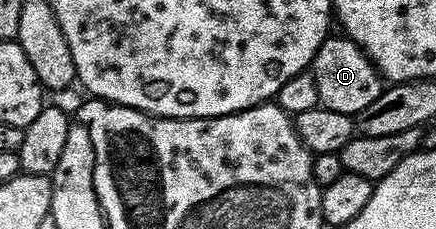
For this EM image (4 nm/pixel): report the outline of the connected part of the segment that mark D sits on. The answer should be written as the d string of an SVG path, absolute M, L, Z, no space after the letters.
M329 35L321 43L317 55L311 60L309 72L315 81L319 105L329 111L357 115L373 103L383 93L384 78L379 76L374 65L363 54L359 45L353 43L345 35Z

